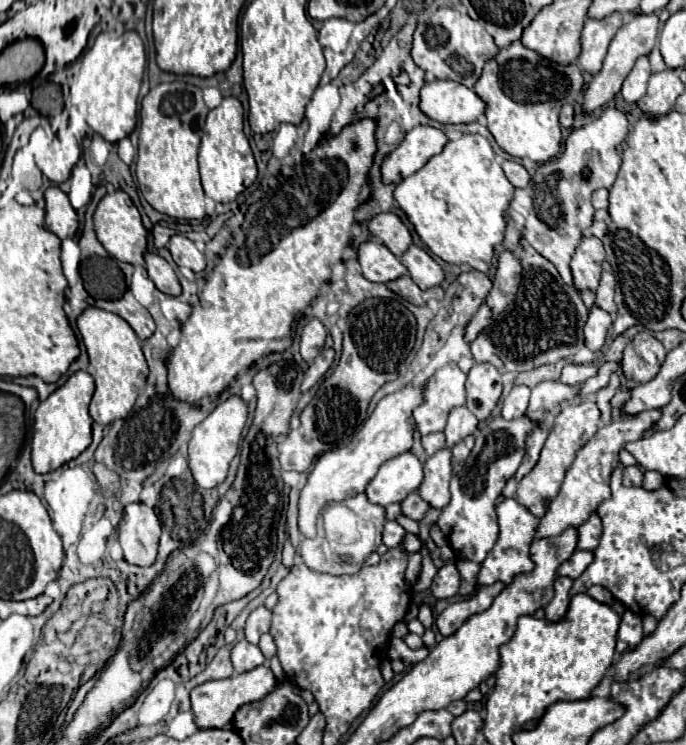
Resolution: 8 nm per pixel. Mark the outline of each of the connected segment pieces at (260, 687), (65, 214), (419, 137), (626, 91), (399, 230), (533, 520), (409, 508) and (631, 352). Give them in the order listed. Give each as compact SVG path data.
M259 666L259 668L251 670L251 672L235 674L235 676L225 678L225 680L205 682L205 684L193 688L193 692L191 692L191 704L193 704L195 722L197 722L199 728L223 728L225 724L229 724L233 720L239 706L263 700L275 688L277 688L277 680L275 680L271 668L267 668L267 666Z
M49 186L45 190L45 226L57 234L61 240L75 236L79 228L77 212L73 210L69 196L59 186Z
M415 126L405 134L405 140L385 158L383 162L383 182L401 182L411 176L419 168L427 164L427 160L435 154L441 154L445 144L449 142L447 134L433 126Z
M641 56L641 58L635 62L633 70L629 72L629 76L625 78L625 82L623 82L623 88L621 88L623 100L629 102L629 104L633 104L633 102L637 102L639 98L643 98L643 96L645 96L645 90L647 90L647 80L649 80L649 76L651 76L649 60L647 60L647 56Z
M379 214L369 220L369 230L375 240L383 242L397 258L405 254L405 250L411 246L413 238L405 222L397 214Z
M507 498L497 506L497 518L499 518L501 532L499 532L497 544L493 546L493 550L487 554L485 562L481 564L481 572L479 572L479 584L481 586L495 584L495 582L509 584L509 582L513 582L513 578L517 574L527 574L535 566L531 556L529 556L529 546L531 546L531 542L535 538L539 518L533 516L523 504L519 504L513 498Z
M411 492L411 496L407 496L407 498L401 502L401 510L403 510L403 514L405 514L407 518L419 522L419 520L425 516L425 512L429 510L429 504L427 504L417 492Z
M641 332L623 352L623 374L635 382L649 382L657 376L665 354L667 350L651 332Z

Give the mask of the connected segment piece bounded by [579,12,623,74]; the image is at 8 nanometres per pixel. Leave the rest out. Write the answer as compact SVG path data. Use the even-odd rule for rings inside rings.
M619 12L603 18L603 20L593 20L589 18L585 22L583 28L583 36L581 36L581 56L579 56L579 68L589 72L589 74L597 74L601 70L603 58L607 54L607 48L615 36L615 32L623 26L623 16Z

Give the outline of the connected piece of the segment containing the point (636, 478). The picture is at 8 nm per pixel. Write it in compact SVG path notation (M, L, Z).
M627 466L623 470L623 484L627 486L641 486L643 482L643 472L639 466Z

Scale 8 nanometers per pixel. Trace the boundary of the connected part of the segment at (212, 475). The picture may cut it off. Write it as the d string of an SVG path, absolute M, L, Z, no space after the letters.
M229 396L201 424L195 426L189 442L189 468L201 488L215 488L227 478L229 464L239 450L239 438L247 422L247 402L239 396Z

